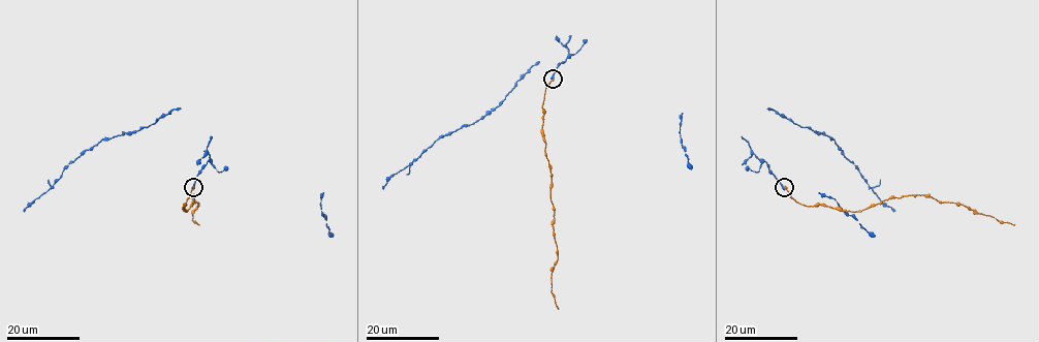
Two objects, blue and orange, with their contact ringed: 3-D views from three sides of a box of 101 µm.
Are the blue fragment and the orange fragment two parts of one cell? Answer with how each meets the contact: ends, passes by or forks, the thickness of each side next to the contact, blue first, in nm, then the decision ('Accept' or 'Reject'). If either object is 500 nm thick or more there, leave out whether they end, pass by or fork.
Thickness 550 nm (blue) against 360 nm. Accept

